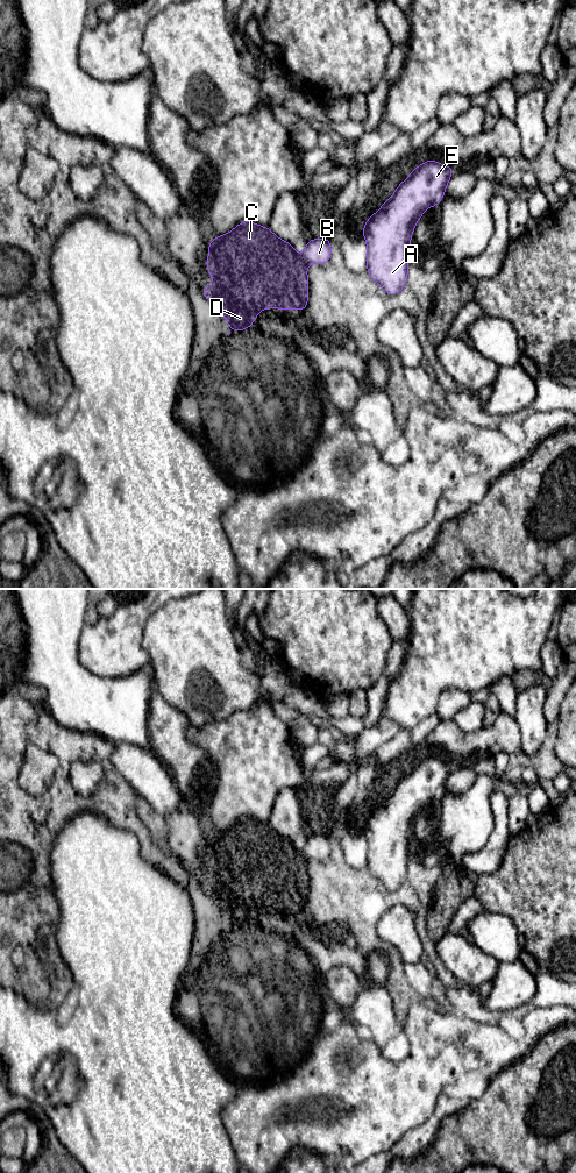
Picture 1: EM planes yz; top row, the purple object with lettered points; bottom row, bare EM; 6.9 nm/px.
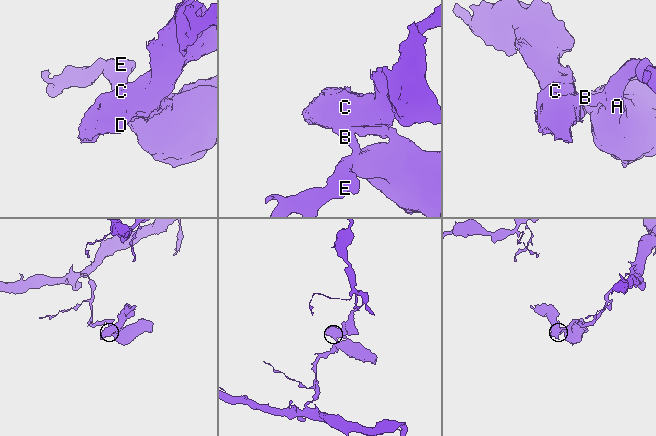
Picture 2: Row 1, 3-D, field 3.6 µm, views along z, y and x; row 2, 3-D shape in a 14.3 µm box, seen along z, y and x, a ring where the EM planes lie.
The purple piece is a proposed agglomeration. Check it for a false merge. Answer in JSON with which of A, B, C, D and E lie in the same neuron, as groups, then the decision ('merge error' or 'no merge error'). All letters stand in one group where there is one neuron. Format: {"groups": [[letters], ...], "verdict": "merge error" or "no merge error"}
{"groups": [["A", "B", "C", "D", "E"]], "verdict": "no merge error"}

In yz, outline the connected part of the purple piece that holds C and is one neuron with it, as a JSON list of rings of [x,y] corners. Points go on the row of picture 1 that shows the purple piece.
[[[243,221],[226,235],[218,235],[208,243],[207,271],[214,277],[212,285],[201,287],[228,321],[229,328],[243,330],[250,327],[261,310],[306,310],[308,300],[308,264],[328,264],[330,240],[312,239],[299,256],[291,243],[277,237],[269,227]]]

